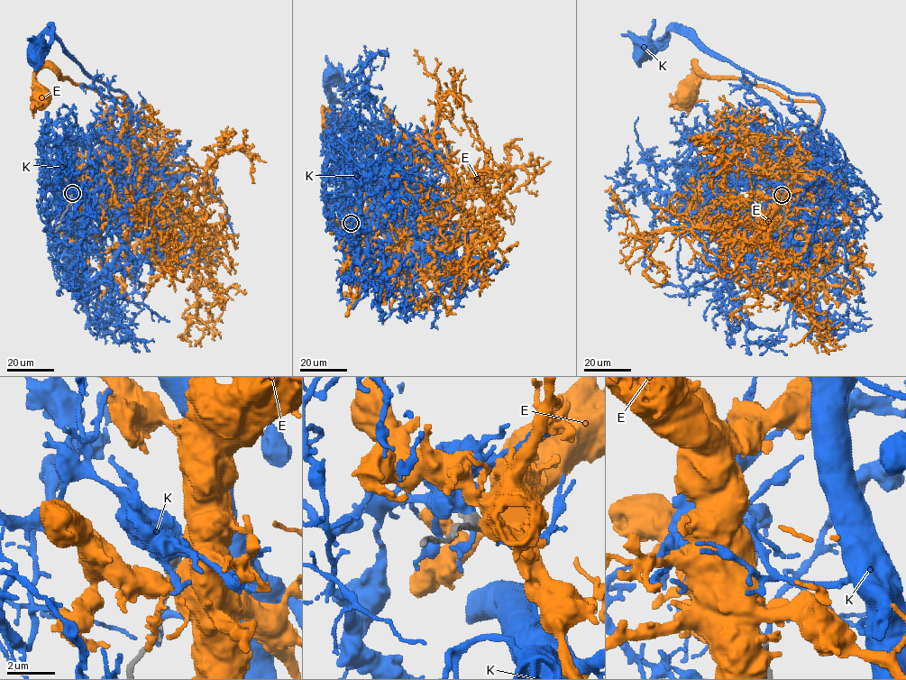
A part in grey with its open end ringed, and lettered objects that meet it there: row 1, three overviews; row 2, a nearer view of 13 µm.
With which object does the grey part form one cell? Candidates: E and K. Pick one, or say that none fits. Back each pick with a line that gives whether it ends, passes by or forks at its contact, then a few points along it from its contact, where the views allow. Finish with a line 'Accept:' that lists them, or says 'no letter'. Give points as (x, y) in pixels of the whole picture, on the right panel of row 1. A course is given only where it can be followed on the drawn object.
Accept: no letter

